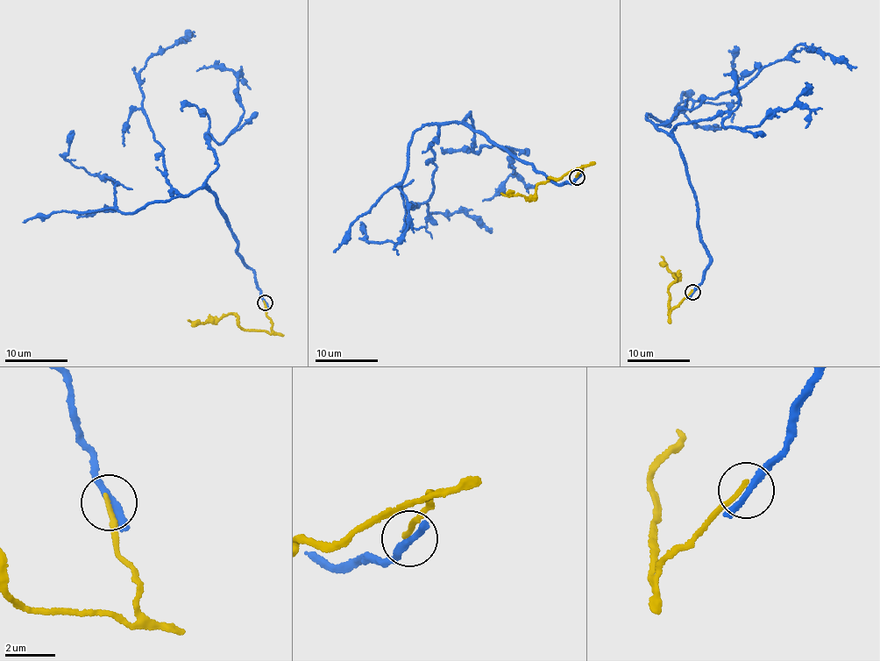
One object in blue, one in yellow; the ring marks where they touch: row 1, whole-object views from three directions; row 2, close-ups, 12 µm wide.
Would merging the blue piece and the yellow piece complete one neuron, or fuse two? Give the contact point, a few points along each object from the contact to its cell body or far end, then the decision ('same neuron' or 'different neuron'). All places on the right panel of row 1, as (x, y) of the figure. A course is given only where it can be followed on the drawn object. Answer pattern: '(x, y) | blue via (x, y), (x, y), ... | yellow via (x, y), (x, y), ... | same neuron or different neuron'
(692, 292) | blue via (691, 292), (710, 262), (684, 157), (658, 125), (703, 100), (744, 88), (763, 67), (803, 44), (856, 67) | yellow via (691, 292), (669, 314), (669, 287), (675, 279), (672, 276), (677, 278), (661, 256) | different neuron

